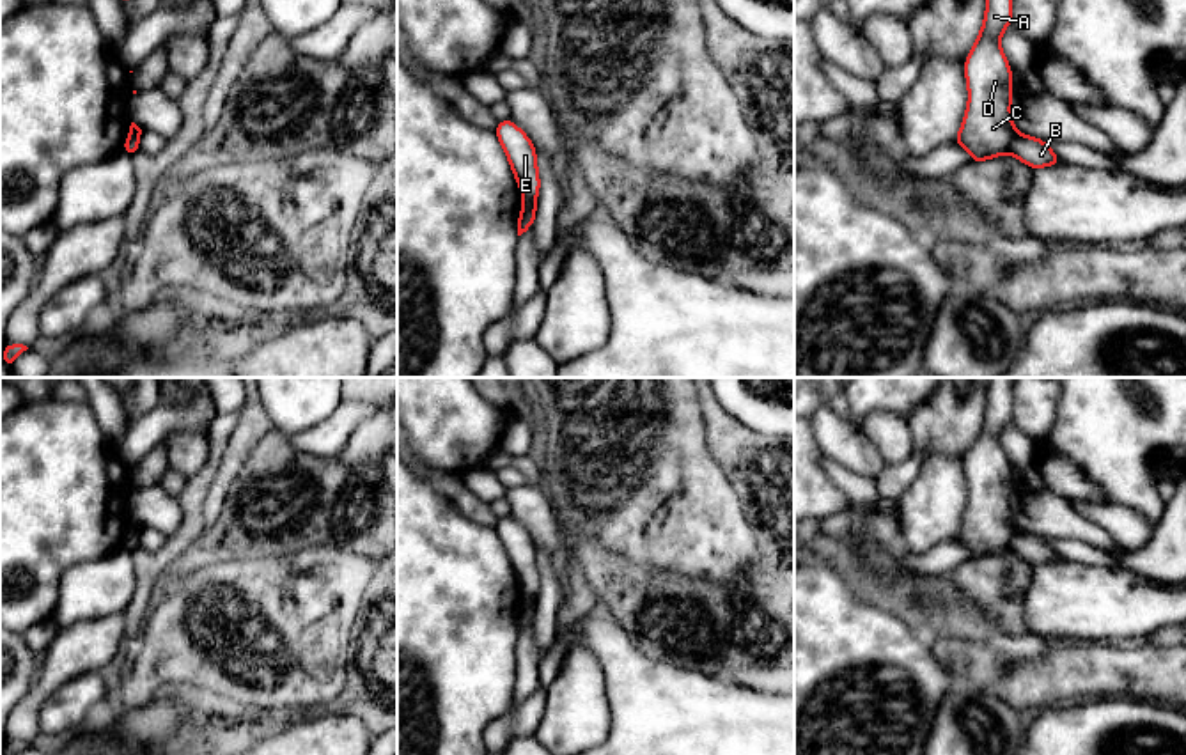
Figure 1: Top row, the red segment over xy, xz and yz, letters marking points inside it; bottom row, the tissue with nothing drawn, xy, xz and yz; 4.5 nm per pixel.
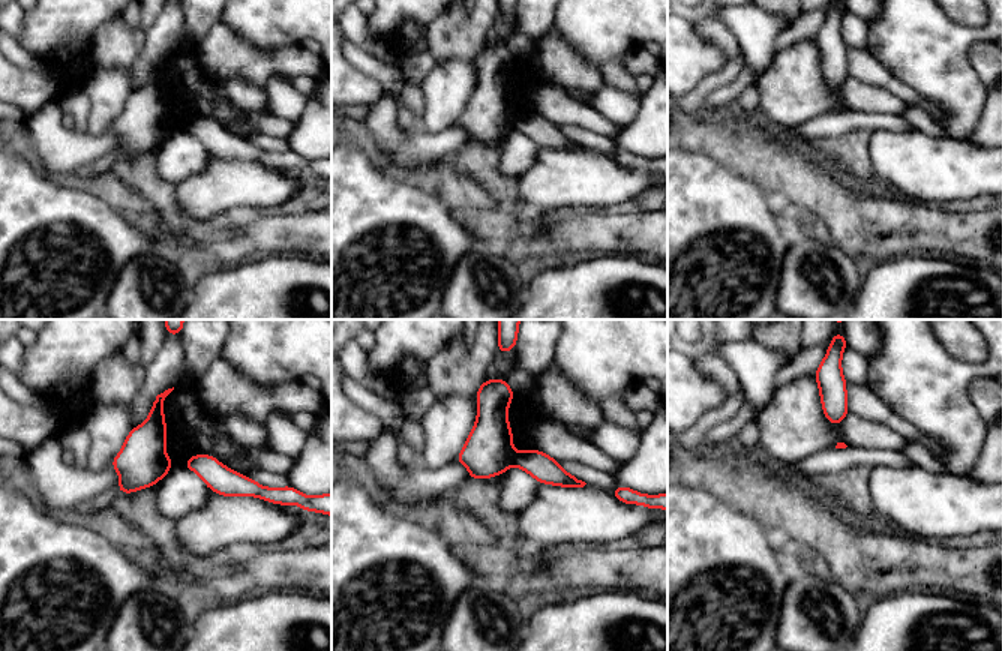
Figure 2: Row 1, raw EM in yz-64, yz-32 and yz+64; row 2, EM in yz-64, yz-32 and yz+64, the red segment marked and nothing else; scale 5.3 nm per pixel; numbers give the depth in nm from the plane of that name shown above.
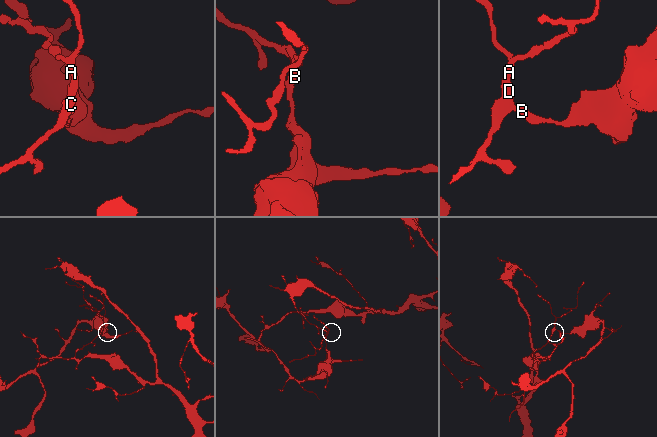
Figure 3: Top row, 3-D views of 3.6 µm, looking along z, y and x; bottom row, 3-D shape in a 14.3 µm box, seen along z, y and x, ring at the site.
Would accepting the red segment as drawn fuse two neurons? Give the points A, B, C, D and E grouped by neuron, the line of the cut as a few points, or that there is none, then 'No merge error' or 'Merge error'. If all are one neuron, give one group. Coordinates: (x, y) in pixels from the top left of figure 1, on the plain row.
Groups: A C D E / B. Split along yz (1016, 530), (1007, 548). Merge error

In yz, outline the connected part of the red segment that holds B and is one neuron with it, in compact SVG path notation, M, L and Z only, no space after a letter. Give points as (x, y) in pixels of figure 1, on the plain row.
M1016 530L1009 541L1009 549L1030 565L1053 564L1062 560L1049 542L1035 533Z

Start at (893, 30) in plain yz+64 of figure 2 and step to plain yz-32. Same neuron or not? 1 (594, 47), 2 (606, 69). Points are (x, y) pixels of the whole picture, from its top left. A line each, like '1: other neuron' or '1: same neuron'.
1: same neuron
2: same neuron

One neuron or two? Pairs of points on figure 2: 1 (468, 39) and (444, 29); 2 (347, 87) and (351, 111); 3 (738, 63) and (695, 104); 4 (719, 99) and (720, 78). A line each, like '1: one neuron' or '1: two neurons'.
1: one neuron
2: two neurons
3: one neuron
4: two neurons

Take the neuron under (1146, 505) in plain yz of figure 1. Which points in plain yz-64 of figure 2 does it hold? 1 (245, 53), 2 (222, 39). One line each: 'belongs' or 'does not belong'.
1: does not belong
2: does not belong

